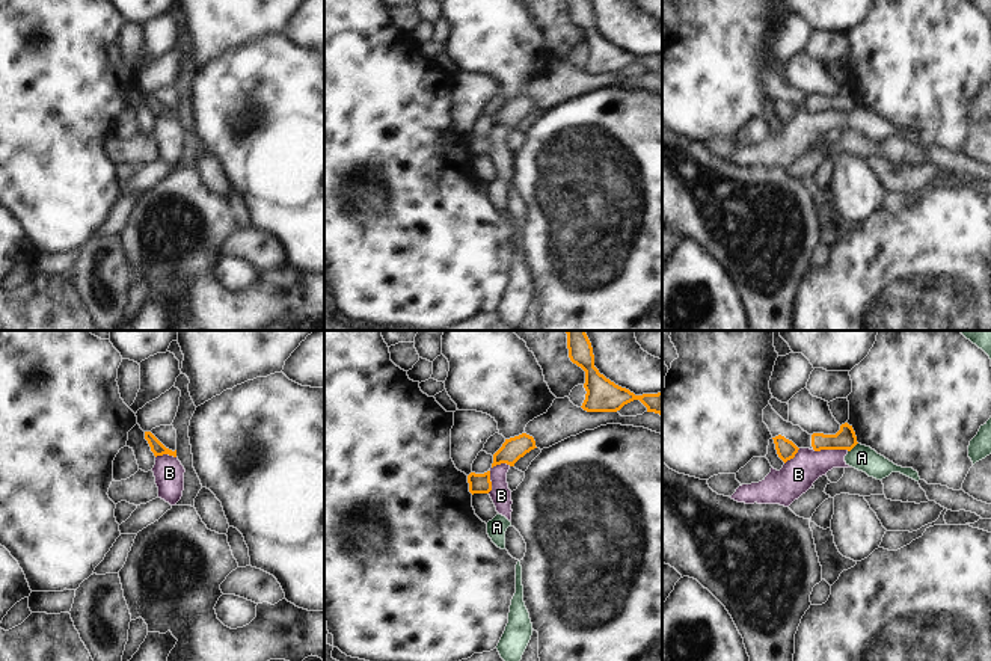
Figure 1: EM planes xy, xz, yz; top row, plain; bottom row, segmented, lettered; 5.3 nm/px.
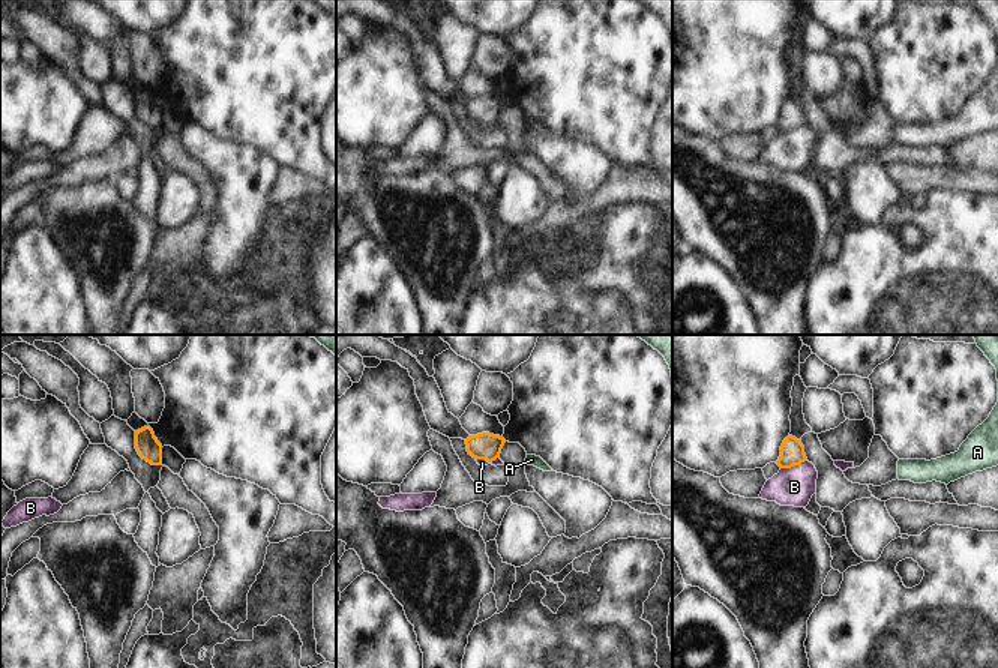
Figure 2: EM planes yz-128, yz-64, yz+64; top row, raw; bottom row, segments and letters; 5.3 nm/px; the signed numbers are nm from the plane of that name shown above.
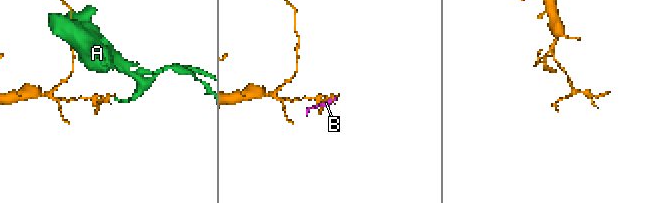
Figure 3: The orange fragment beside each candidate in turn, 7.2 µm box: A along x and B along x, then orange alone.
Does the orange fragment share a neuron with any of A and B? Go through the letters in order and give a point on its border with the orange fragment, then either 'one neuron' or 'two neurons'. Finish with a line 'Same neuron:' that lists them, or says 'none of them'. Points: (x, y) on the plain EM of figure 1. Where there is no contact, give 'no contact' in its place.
A: yz (852, 109) | two neurons
B: yz (830, 110) | two neurons
Same neuron: none of them

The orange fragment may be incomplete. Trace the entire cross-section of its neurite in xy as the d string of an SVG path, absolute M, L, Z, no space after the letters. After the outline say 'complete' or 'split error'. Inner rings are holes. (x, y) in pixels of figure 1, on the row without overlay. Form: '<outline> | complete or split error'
M145 94L145 101L148 103L151 113L154 115L155 119L163 116L176 119L176 112L172 113L166 110L151 94Z | complete

